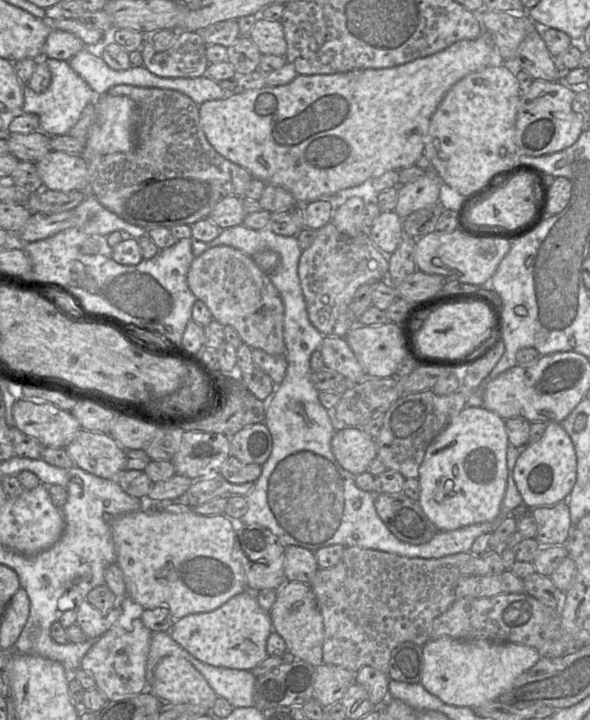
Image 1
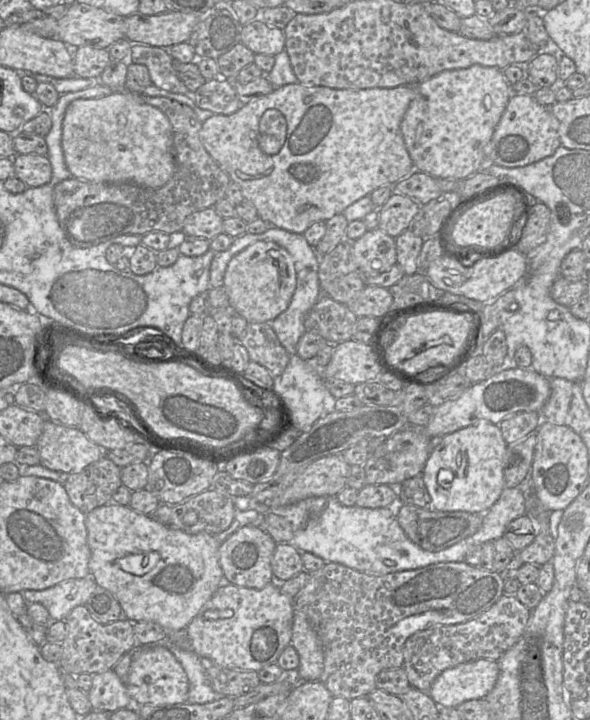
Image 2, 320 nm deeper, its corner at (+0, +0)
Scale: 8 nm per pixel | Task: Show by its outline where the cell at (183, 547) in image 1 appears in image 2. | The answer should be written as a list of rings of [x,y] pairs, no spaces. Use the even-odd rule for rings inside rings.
[[[113,501],[87,513],[85,525],[90,549],[90,577],[99,587],[112,593],[132,623],[154,622],[167,632],[184,630],[225,581],[219,563],[221,544],[215,535],[207,532],[187,534],[166,527],[150,516],[134,511],[129,505],[123,506]]]

